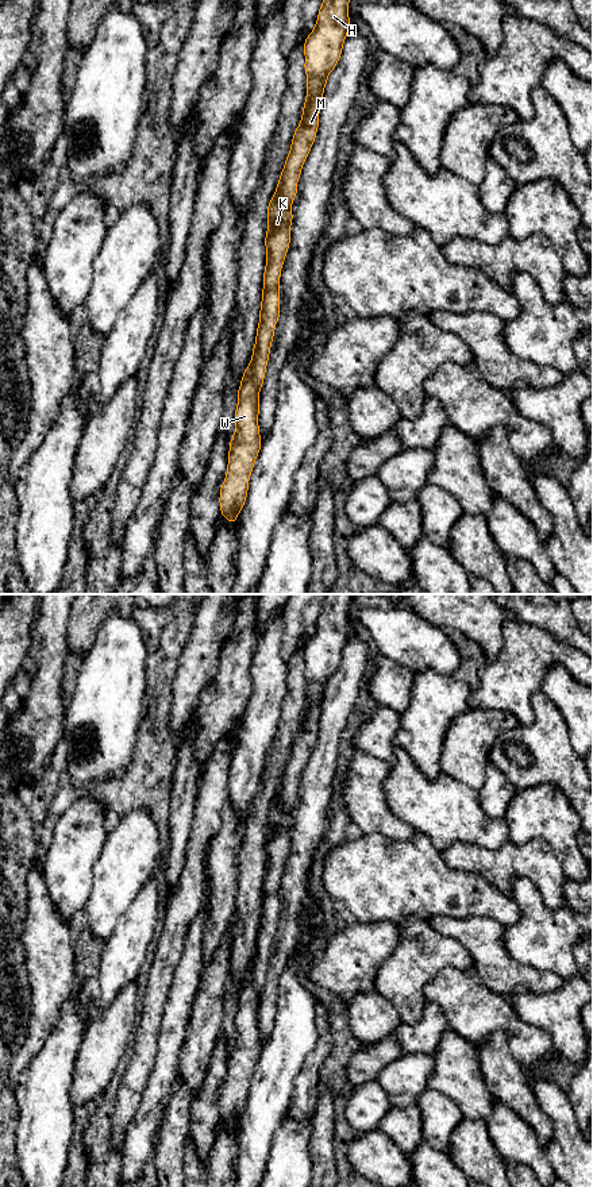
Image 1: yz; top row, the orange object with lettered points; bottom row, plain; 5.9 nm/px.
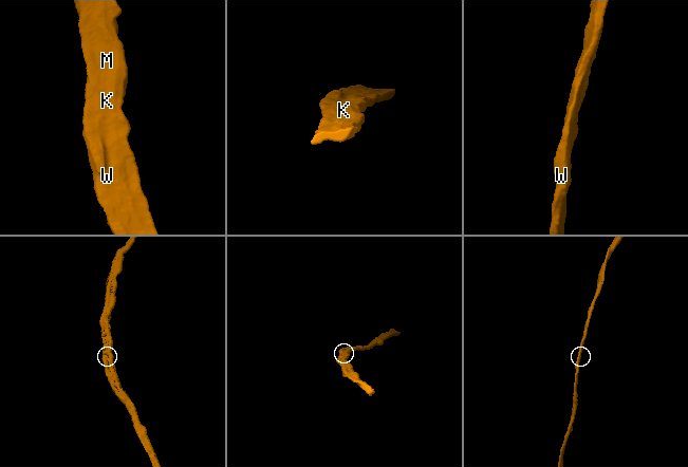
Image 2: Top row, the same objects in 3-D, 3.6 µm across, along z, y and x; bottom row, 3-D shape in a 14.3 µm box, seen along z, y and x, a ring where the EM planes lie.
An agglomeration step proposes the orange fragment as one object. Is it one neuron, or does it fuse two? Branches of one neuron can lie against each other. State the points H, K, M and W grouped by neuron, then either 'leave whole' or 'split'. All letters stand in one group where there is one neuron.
H K / M W; split

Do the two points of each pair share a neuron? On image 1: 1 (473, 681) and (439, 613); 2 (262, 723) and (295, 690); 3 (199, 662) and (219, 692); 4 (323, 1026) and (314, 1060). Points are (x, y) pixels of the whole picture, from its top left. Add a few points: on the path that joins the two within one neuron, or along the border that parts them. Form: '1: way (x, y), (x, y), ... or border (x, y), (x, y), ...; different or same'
1: way (470, 663), (470, 643), (457, 629); same
2: border (289, 671), (288, 692), (274, 733); different
3: border (220, 651), (215, 678), (203, 692), (195, 709); different
4: way (323, 1035), (320, 1052); same

